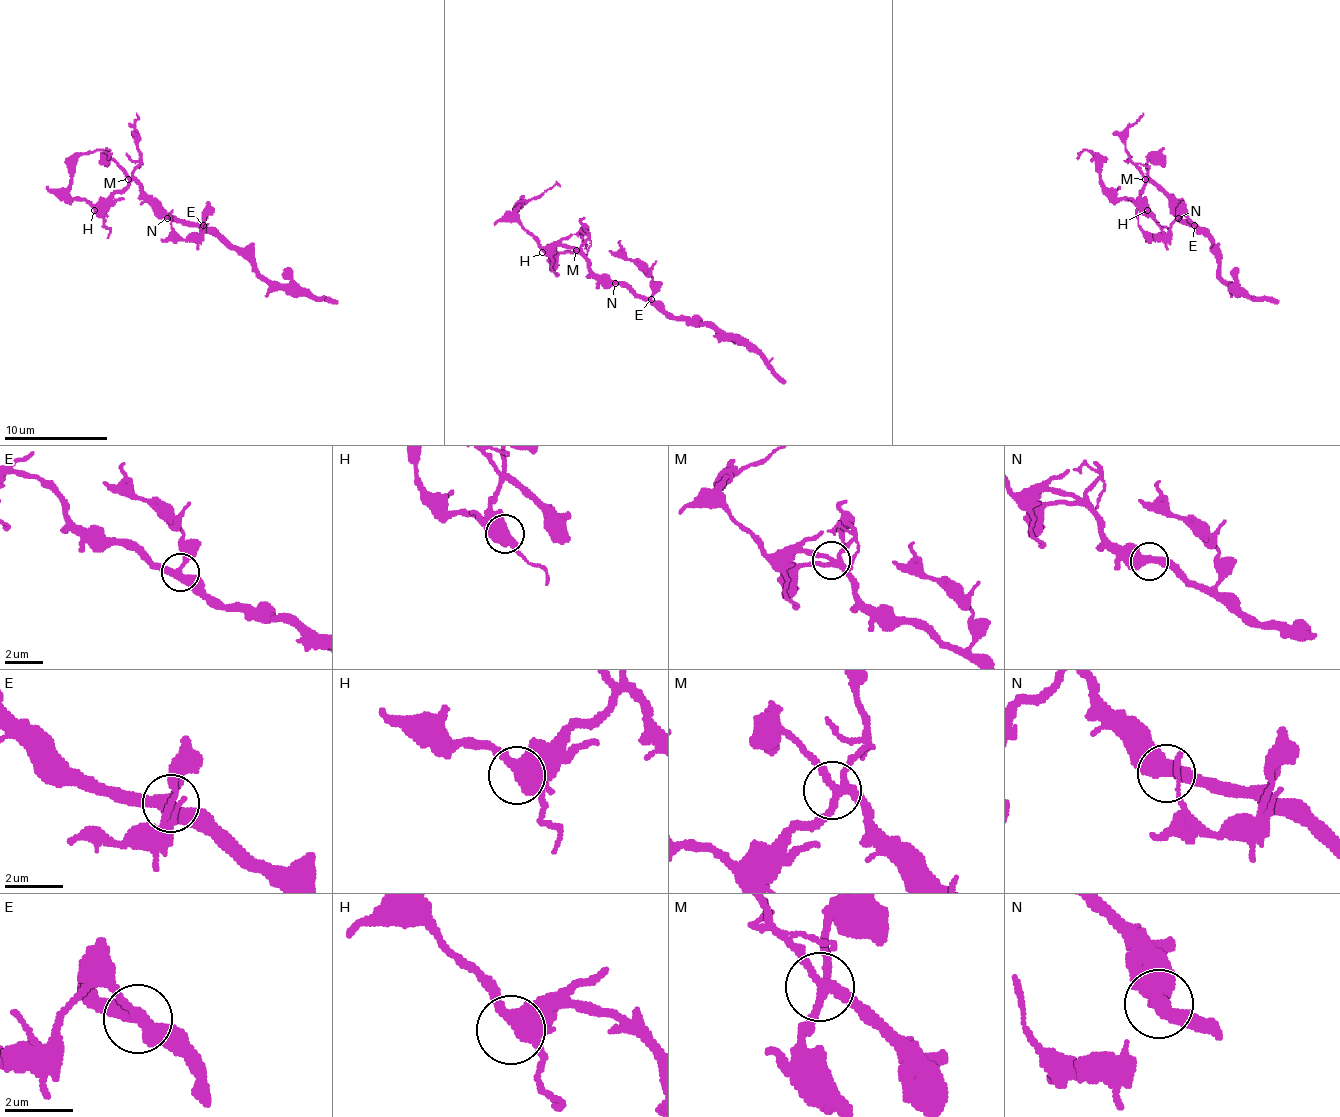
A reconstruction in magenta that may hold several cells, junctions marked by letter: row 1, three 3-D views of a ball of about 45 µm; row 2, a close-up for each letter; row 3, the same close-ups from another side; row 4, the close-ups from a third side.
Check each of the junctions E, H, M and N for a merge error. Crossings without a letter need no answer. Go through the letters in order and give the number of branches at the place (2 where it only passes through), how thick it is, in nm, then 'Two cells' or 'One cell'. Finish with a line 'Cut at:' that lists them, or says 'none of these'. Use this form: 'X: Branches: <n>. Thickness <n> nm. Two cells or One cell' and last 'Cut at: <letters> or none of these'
E: Branches: 3. Thickness 360 nm. One cell
H: Branches: 4. Thickness 480 nm. One cell
M: Branches: 4. Thickness 280 nm. One cell
N: Branches: 2. Thickness 550 nm. One cell
Cut at: none of these

